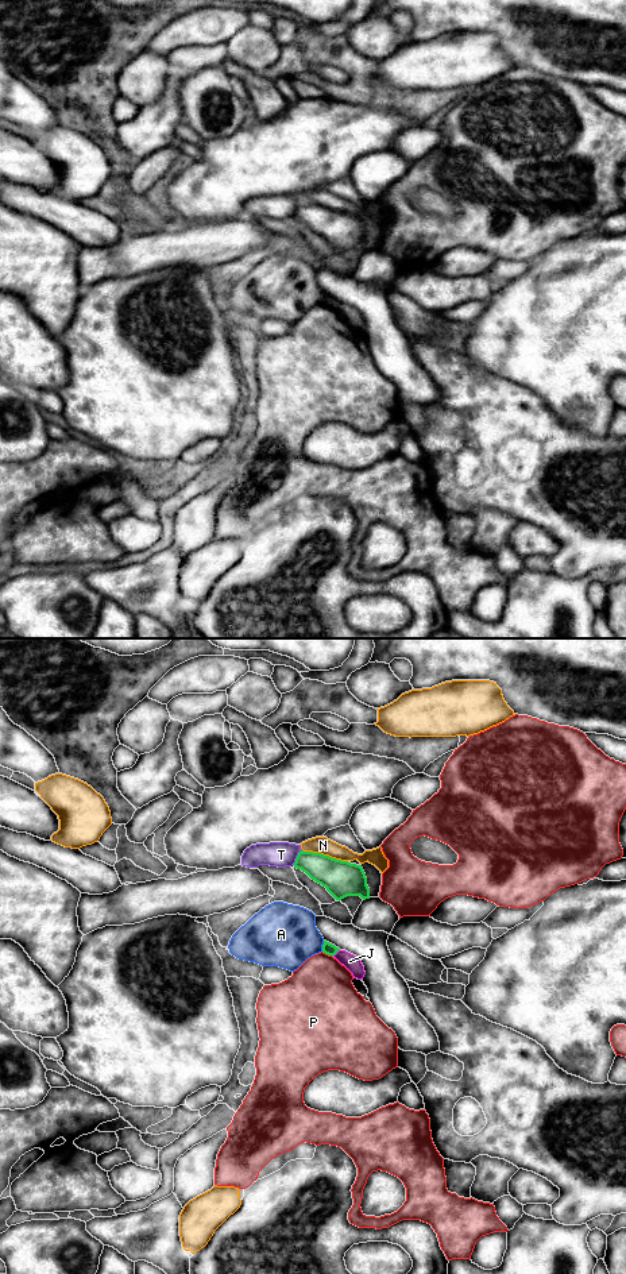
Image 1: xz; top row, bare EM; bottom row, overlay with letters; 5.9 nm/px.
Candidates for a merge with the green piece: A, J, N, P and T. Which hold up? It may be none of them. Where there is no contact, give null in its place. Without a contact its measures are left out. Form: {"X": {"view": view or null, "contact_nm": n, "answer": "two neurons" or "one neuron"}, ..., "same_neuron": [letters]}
{"A": {"view": "xz", "contact_nm": 70, "answer": "two neurons"}, "J": {"view": "xz", "contact_nm": 60, "answer": "two neurons"}, "N": {"view": "xz", "contact_nm": 280, "answer": "two neurons"}, "P": {"view": "xz", "contact_nm": 80, "answer": "two neurons"}, "T": {"view": "xz", "contact_nm": 110, "answer": "two neurons"}, "same_neuron": []}

